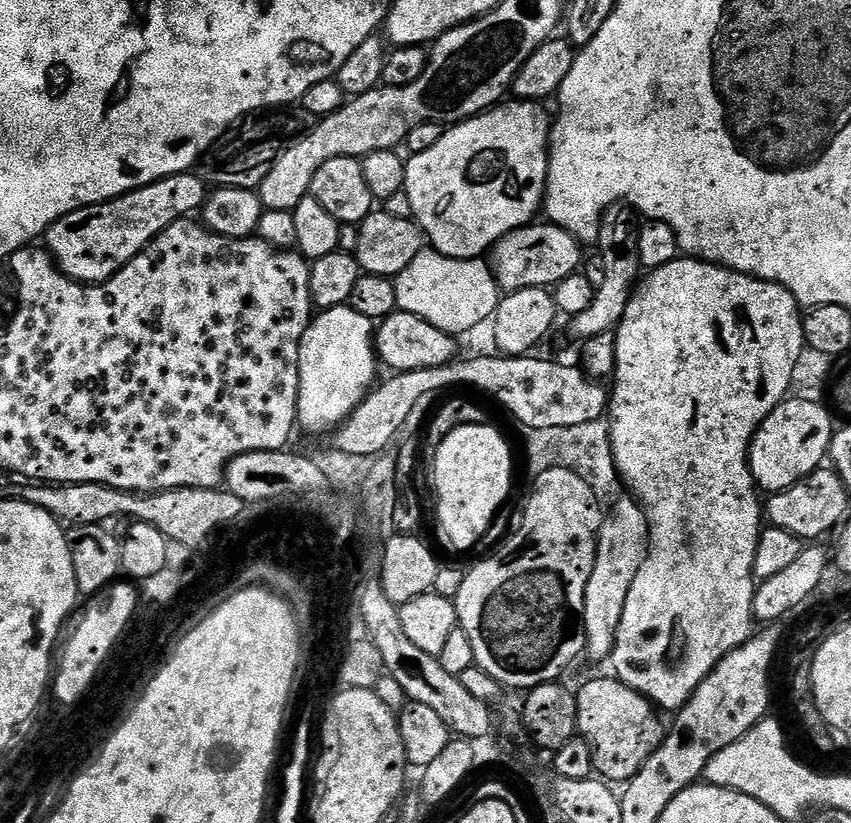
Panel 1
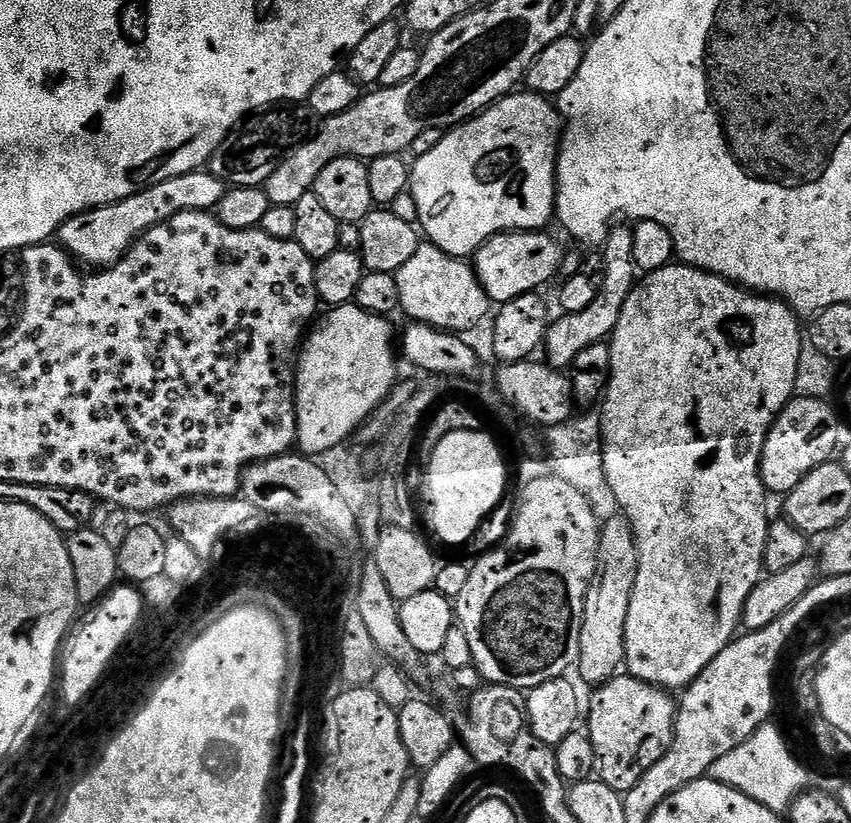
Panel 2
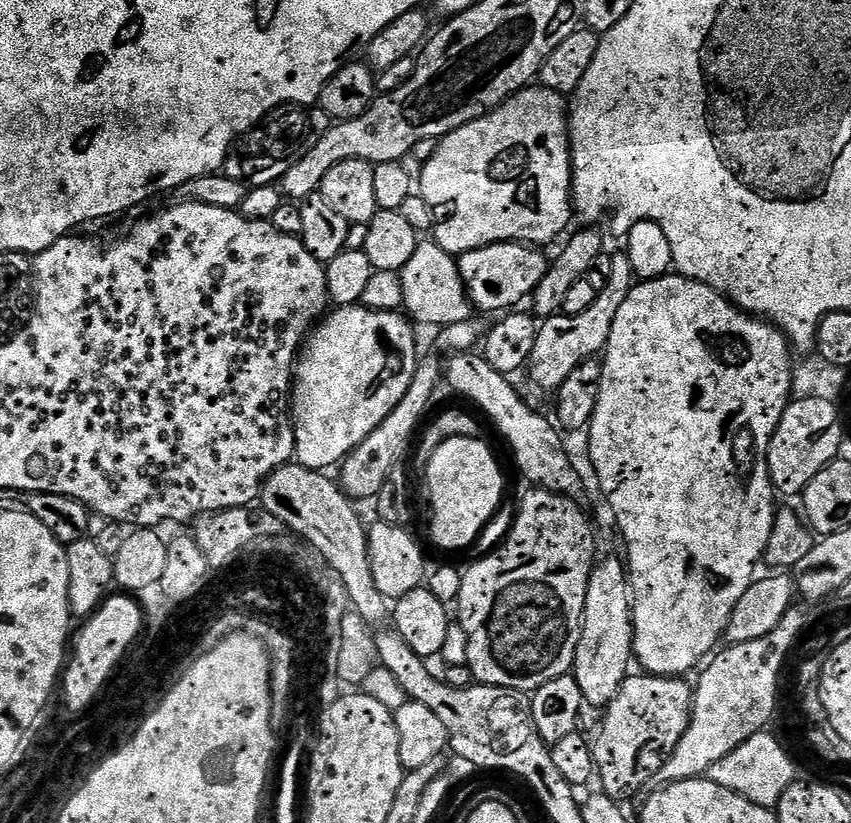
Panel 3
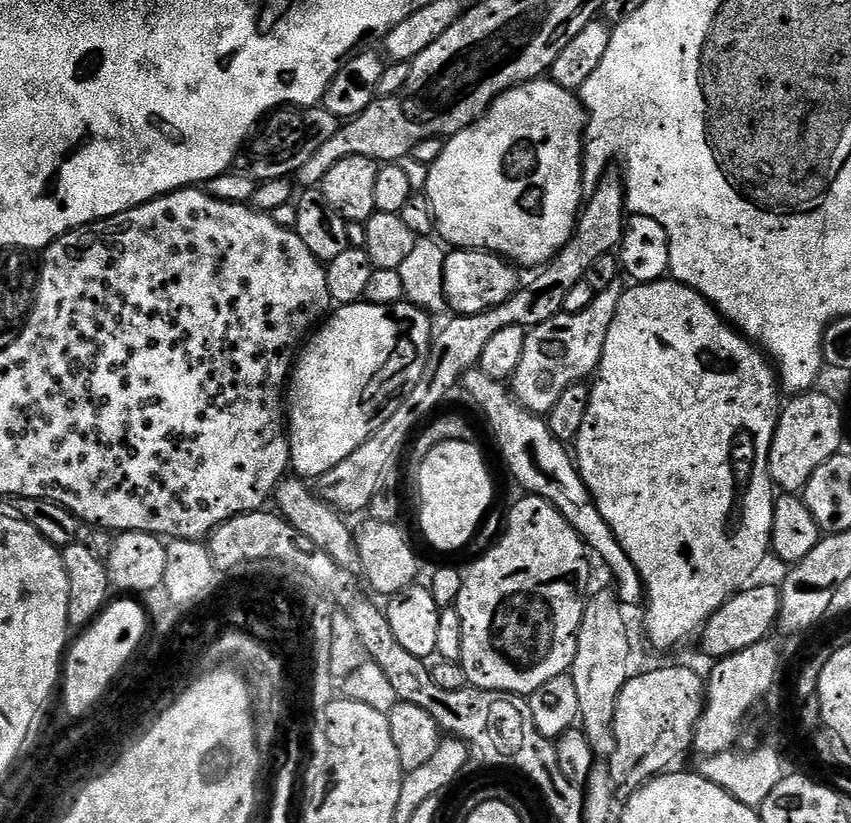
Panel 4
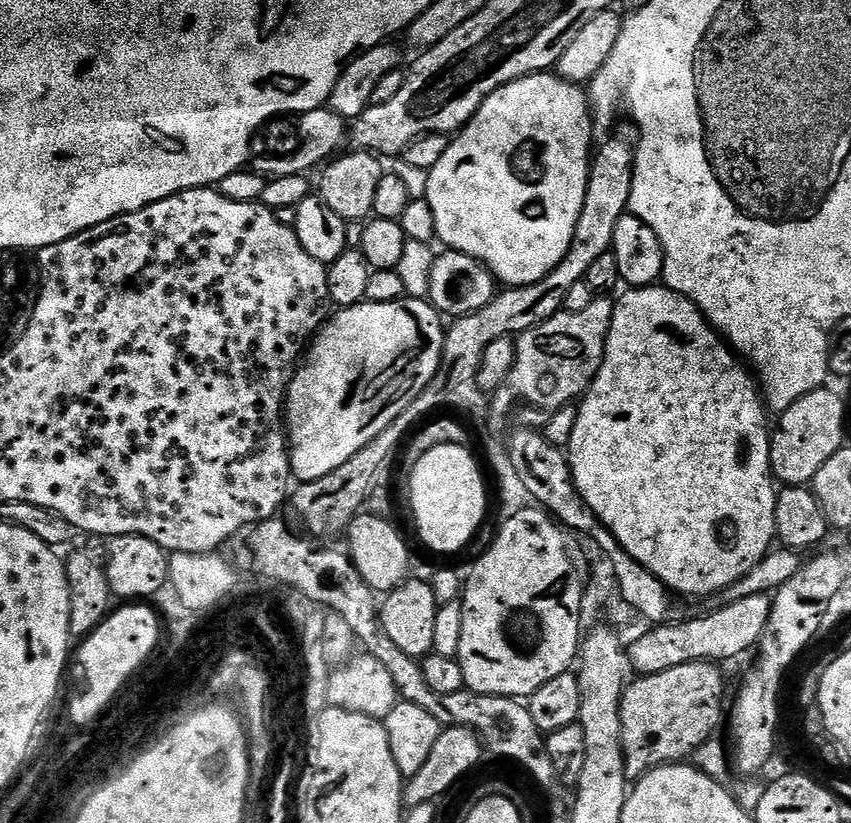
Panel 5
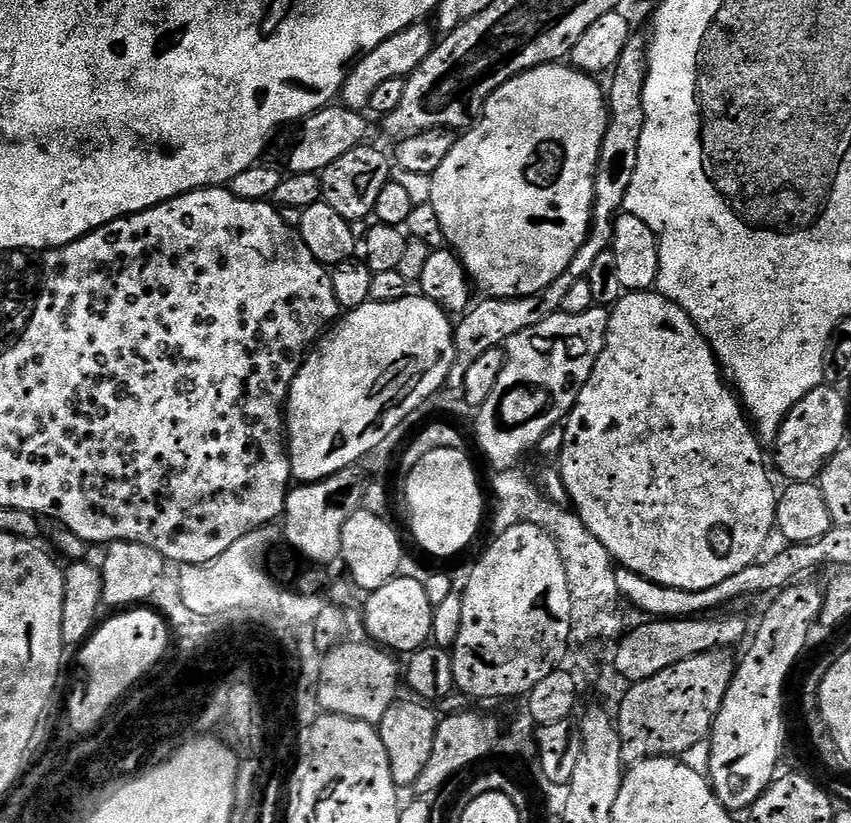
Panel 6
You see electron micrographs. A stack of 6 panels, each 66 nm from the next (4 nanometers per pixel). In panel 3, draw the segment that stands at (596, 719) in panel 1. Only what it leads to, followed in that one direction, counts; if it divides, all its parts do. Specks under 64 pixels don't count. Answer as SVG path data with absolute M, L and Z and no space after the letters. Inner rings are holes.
M629 674L624 684L618 690L618 694L606 706L603 713L604 721L600 724L600 733L592 744L592 753L596 759L596 771L598 784L602 787L603 795L617 802L625 802L635 792L640 792L649 783L655 781L658 770L668 760L670 754L682 742L682 734L686 734L686 726L692 721L692 693L691 683L684 678L675 676L653 676L651 674Z

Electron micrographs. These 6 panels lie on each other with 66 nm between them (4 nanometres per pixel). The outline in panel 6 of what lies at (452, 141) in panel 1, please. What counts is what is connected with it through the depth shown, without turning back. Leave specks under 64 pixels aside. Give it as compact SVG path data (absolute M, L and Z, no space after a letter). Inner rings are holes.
M564 62L555 64L540 64L528 72L518 74L510 82L506 82L498 90L494 90L484 103L484 111L478 119L457 139L454 150L446 154L442 166L432 173L432 196L430 202L438 213L438 222L442 222L445 241L451 251L459 256L468 271L469 281L477 289L480 288L485 297L497 300L513 300L530 294L538 294L538 290L546 290L554 278L561 276L570 266L574 254L586 242L588 229L592 227L592 204L596 201L594 194L594 174L598 170L598 154L602 150L602 138L606 138L608 129L608 101L605 89L595 75L580 72Z

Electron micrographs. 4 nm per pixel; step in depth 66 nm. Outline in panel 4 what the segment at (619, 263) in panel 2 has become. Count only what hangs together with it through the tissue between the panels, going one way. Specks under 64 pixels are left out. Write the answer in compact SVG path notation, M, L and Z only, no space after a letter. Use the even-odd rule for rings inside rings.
M620 282L606 286L606 290L598 292L586 310L563 311L550 318L550 322L542 322L528 332L526 350L522 350L522 362L518 362L516 375L510 381L510 391L523 408L546 414L554 402L558 402L566 386L587 381L595 373L606 346L606 334L610 334L610 322L614 322L614 310L618 310L624 290L625 285Z

